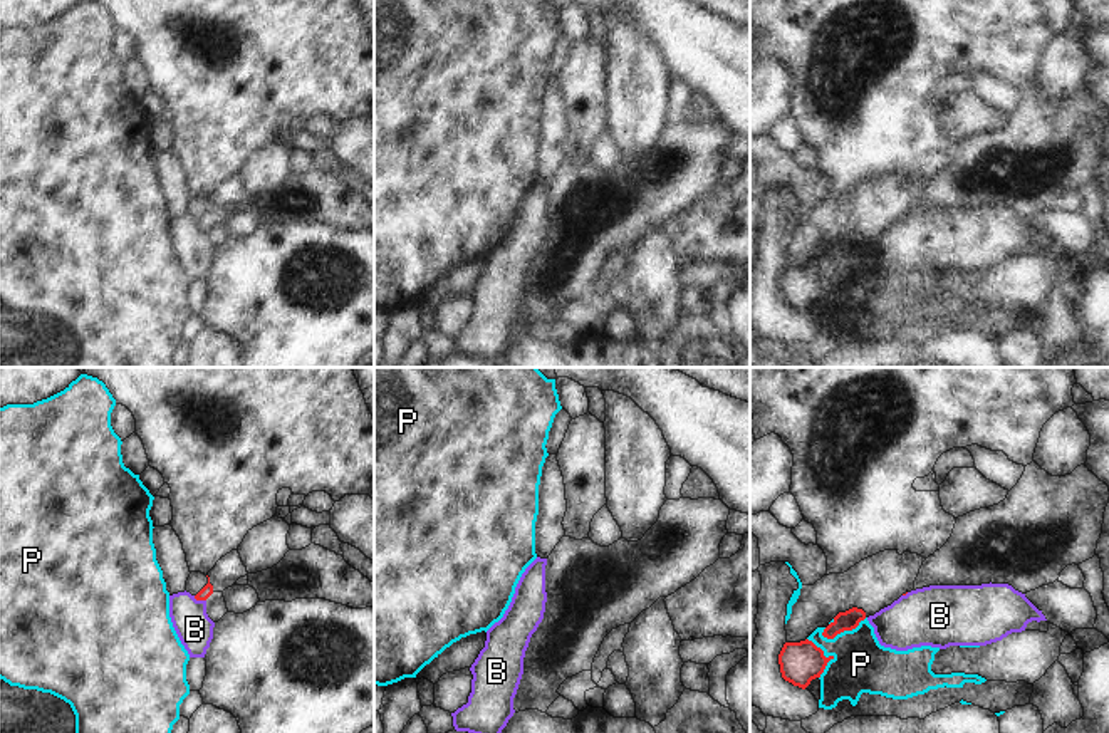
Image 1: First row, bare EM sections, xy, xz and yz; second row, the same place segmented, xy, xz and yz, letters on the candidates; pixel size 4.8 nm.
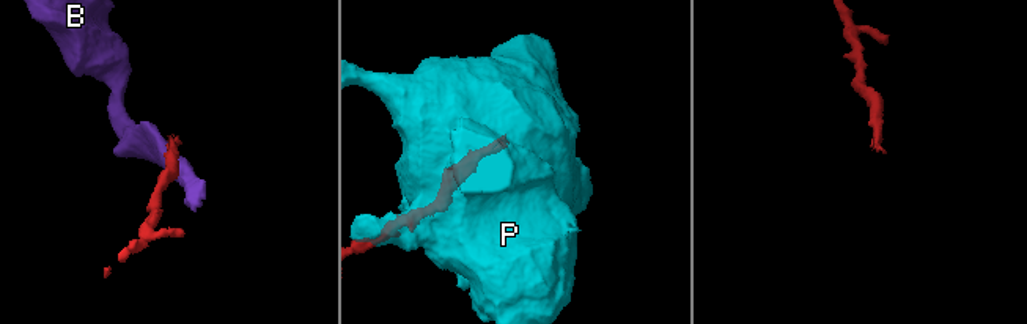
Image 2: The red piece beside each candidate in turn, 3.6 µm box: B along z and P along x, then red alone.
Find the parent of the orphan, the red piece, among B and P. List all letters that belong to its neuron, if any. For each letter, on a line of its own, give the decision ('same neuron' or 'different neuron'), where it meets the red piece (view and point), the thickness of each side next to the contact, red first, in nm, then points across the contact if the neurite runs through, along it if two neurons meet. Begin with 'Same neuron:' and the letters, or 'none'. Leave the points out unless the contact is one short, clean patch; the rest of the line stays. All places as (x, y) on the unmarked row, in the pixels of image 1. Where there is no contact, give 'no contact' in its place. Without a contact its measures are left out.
Same neuron: none
B: different neuron | xy (200, 223) | 60/180 nm | along xy (193, 220), (205, 225)
P: different neuron | yz (843, 255) | 100/280 nm

